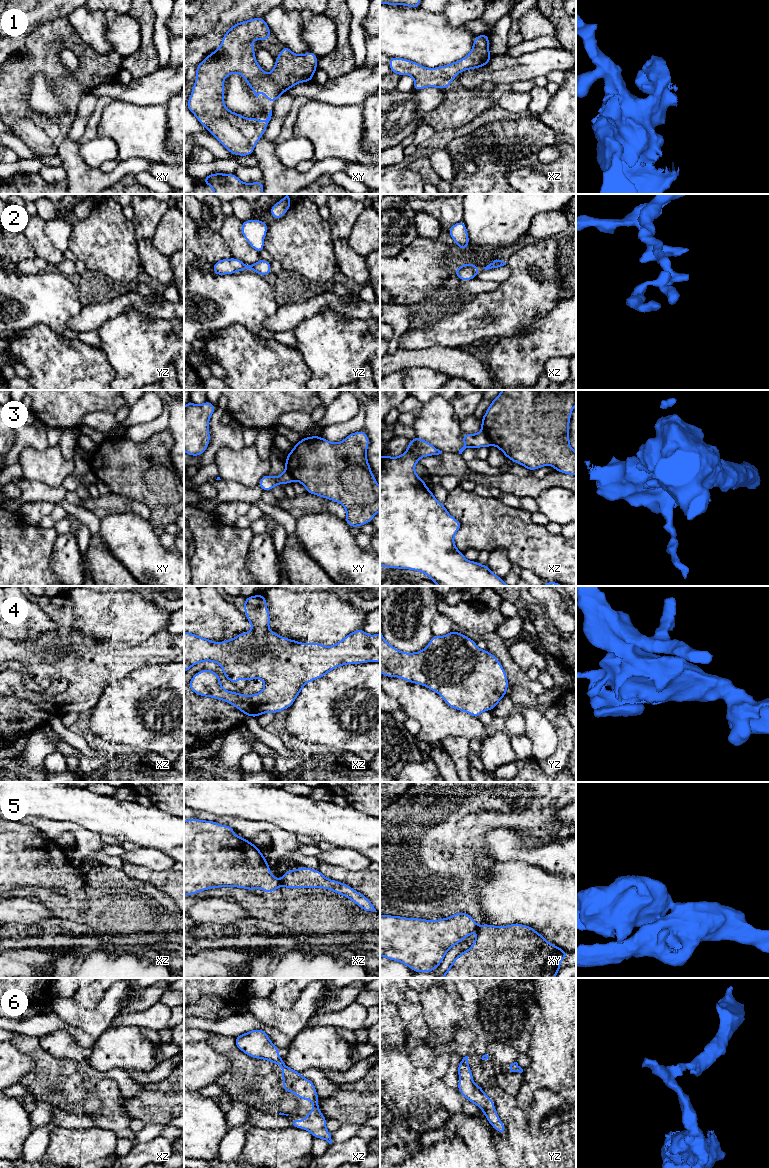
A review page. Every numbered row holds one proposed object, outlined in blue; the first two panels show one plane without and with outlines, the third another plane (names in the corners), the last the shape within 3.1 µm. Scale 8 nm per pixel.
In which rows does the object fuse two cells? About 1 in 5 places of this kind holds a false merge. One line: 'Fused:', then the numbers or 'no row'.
Fused: 3, 5, 6

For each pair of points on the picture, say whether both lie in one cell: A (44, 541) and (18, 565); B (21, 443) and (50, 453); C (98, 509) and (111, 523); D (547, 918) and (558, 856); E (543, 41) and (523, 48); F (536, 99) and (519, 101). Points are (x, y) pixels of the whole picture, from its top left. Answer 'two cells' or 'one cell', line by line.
A: one cell
B: two cells
C: two cells
D: two cells
E: one cell
F: two cells

